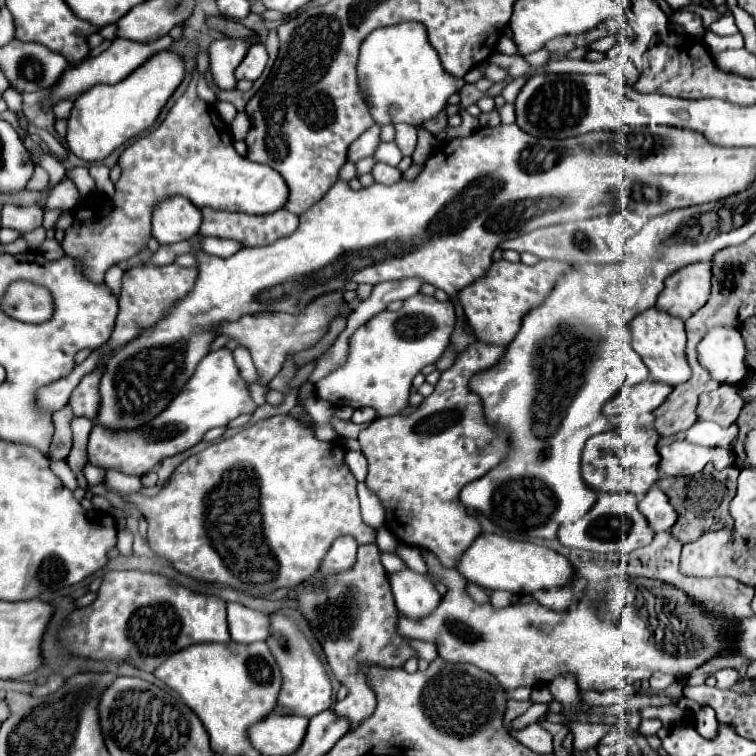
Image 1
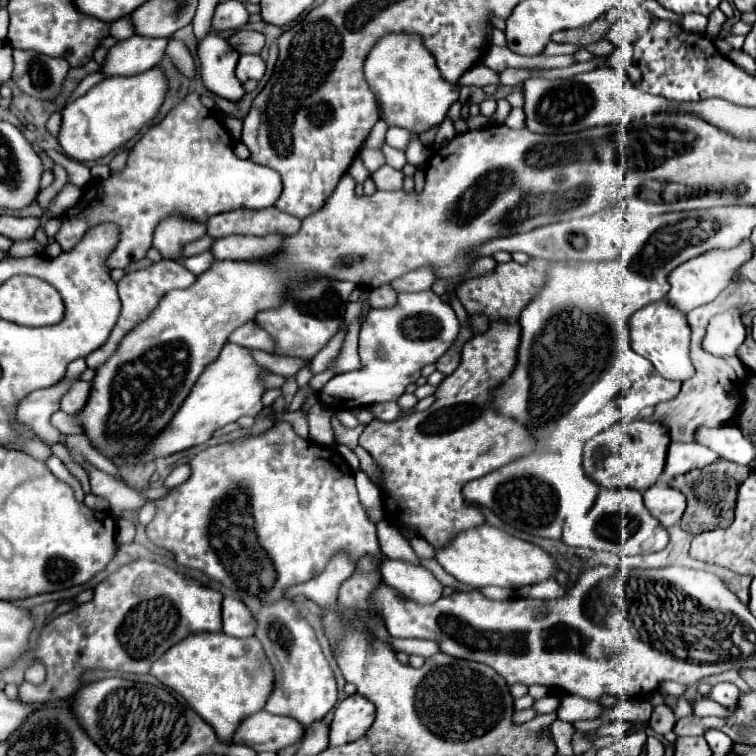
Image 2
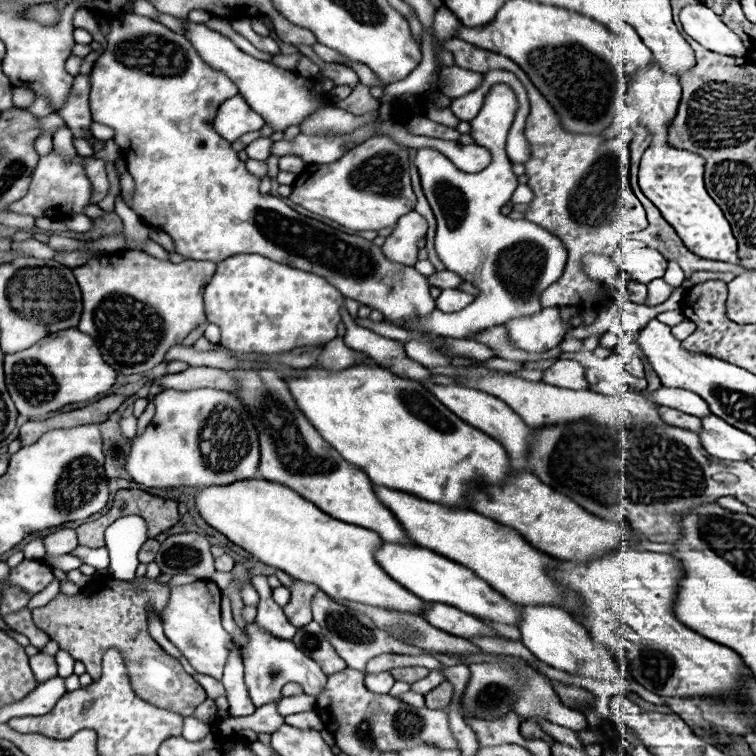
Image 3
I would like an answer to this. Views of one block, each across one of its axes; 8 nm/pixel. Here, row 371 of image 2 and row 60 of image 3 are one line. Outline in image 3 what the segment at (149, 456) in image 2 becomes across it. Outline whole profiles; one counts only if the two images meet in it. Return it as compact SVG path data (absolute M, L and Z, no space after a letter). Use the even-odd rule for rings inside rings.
M184 18L182 22L186 24L188 40L194 44L194 48L204 58L204 62L208 62L212 68L228 74L228 78L232 78L232 82L236 82L236 86L238 86L242 98L248 102L248 106L256 114L260 114L266 120L266 124L272 126L274 132L284 132L290 126L302 126L304 120L308 120L318 108L330 106L324 102L324 98L316 98L312 94L312 90L308 88L310 86L308 78L304 78L296 72L276 68L274 64L262 62L250 54L244 54L242 50L238 50L234 46L232 40L206 28L204 24L194 24L188 18Z

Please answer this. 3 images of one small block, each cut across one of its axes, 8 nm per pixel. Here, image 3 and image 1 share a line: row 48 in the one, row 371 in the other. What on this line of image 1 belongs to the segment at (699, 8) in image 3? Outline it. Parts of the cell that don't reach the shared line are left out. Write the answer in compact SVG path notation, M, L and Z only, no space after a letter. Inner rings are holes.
M714 326L698 342L698 360L708 374L724 384L738 384L746 376L744 366L744 340L738 328Z

